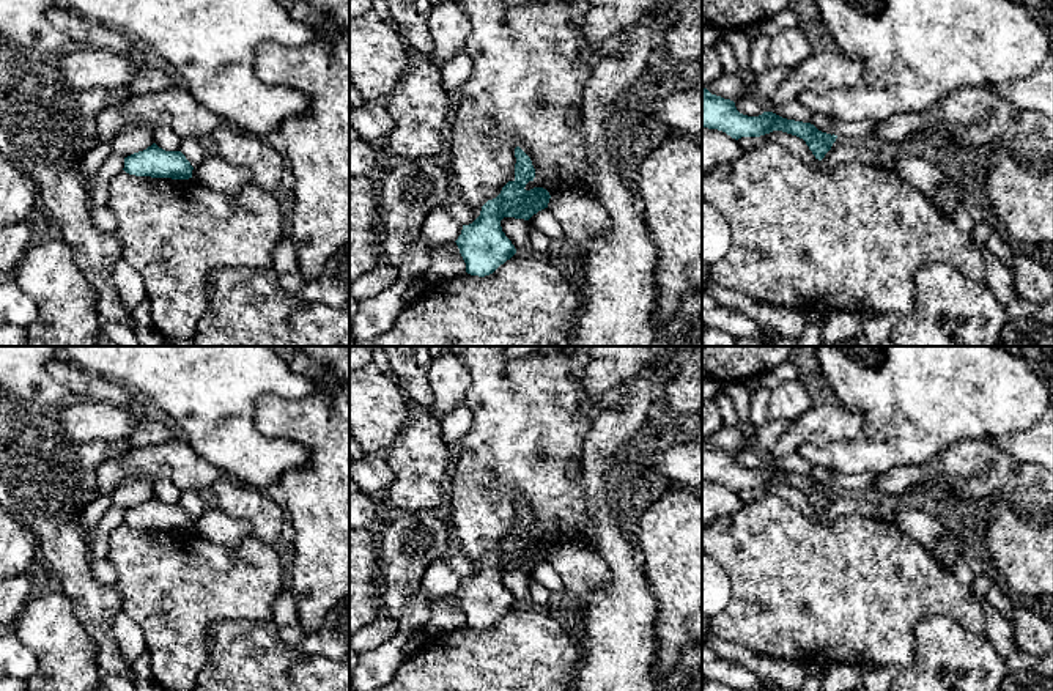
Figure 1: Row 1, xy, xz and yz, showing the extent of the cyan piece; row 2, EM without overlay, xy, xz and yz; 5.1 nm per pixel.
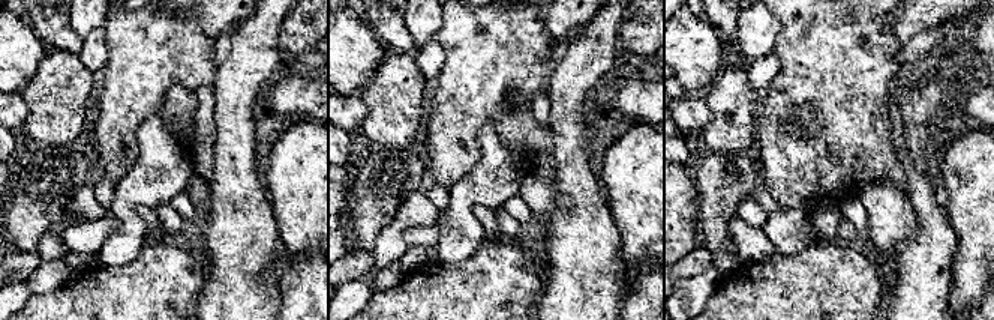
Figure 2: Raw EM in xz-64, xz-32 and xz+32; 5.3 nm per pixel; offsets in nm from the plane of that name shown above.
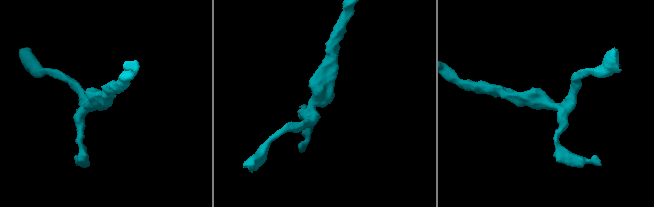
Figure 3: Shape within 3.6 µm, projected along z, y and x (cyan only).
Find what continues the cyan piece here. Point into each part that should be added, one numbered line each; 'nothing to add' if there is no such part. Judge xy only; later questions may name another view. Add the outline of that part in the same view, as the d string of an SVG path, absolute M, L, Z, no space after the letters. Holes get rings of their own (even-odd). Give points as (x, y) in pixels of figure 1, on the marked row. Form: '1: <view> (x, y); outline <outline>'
nothing to add

